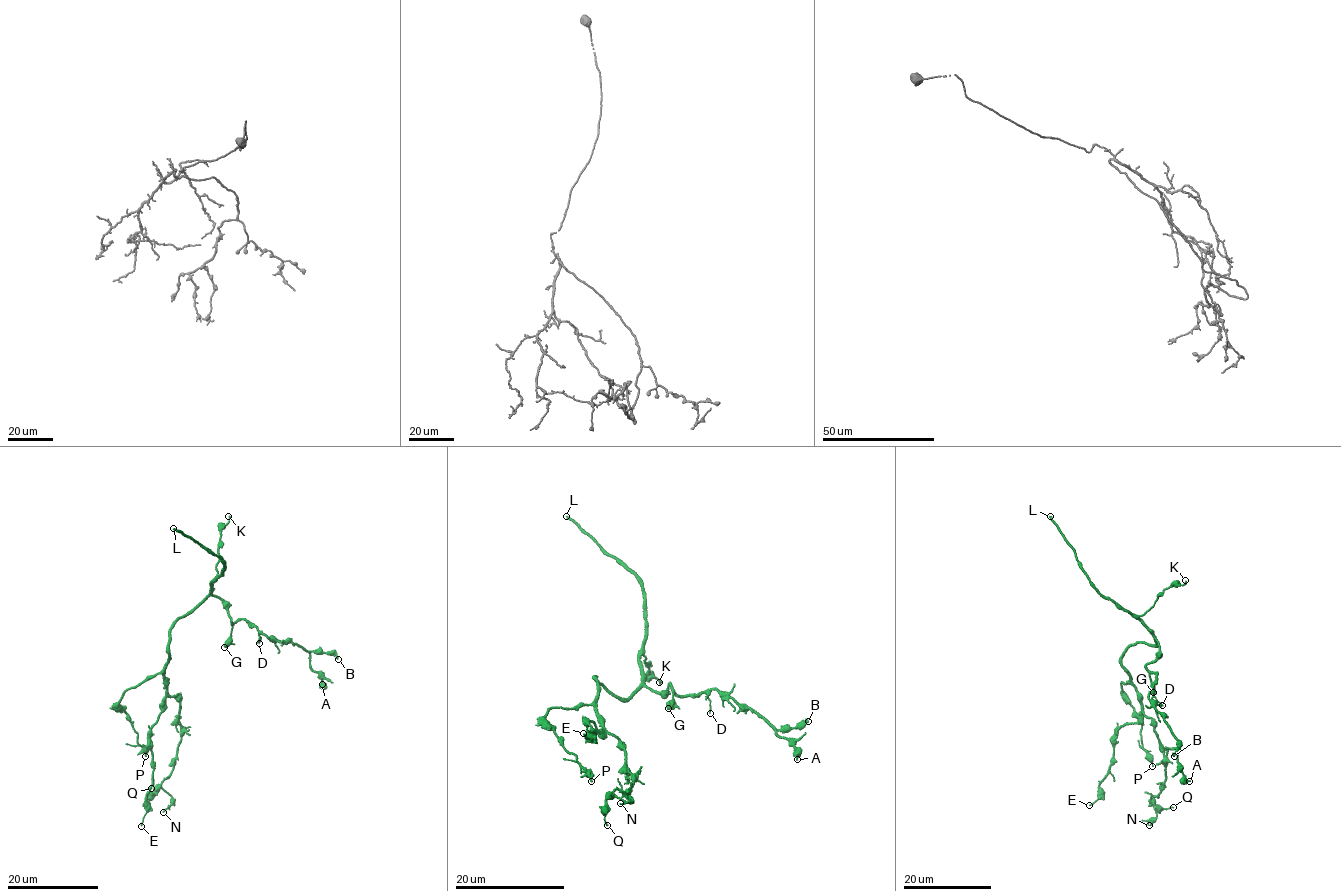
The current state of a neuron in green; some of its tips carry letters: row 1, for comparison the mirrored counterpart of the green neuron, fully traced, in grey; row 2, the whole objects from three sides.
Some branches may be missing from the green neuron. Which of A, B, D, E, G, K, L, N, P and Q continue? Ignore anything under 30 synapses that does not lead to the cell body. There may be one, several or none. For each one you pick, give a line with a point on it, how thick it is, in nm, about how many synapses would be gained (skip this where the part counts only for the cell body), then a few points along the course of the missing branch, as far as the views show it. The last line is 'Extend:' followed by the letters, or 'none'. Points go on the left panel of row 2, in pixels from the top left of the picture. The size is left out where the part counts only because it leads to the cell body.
L: at (173, 528); 260 nm thick; about 350 synapses
Extend: L

